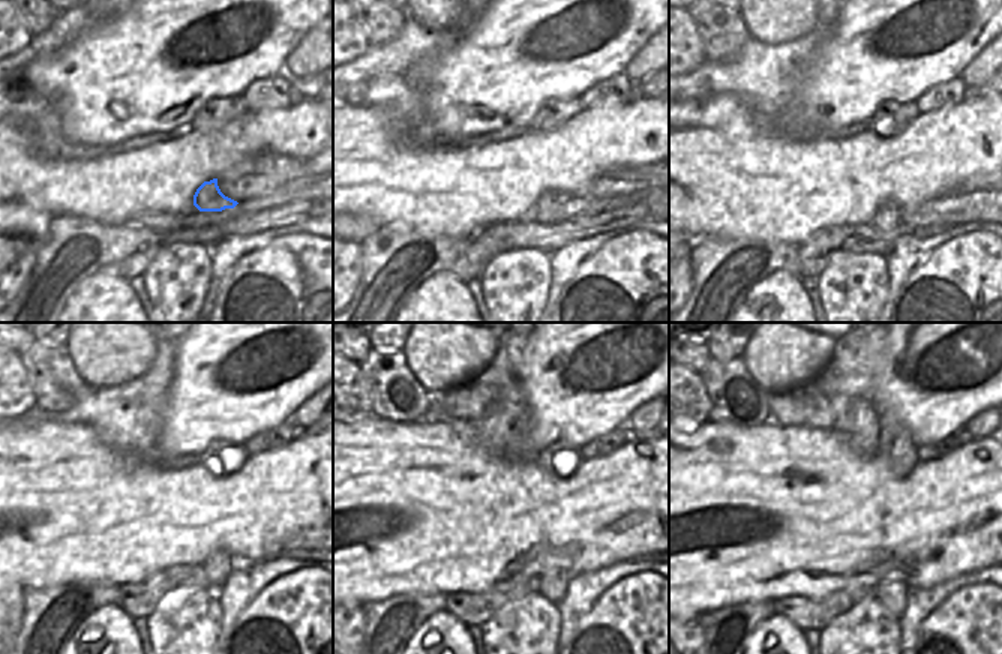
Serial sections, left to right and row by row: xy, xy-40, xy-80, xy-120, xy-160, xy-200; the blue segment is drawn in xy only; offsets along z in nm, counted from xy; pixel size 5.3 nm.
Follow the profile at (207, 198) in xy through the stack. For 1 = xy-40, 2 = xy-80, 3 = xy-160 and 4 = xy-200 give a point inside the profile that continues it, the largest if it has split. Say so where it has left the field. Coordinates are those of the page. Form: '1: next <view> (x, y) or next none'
1: next xy-40 (552, 207)
2: next xy-80 (890, 219)
3: next xy-160 (554, 584)
4: next xy-200 (893, 594)

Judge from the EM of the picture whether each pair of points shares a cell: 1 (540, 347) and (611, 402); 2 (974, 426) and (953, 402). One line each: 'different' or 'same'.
1: same
2: different

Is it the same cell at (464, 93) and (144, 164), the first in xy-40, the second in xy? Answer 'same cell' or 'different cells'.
different cells

